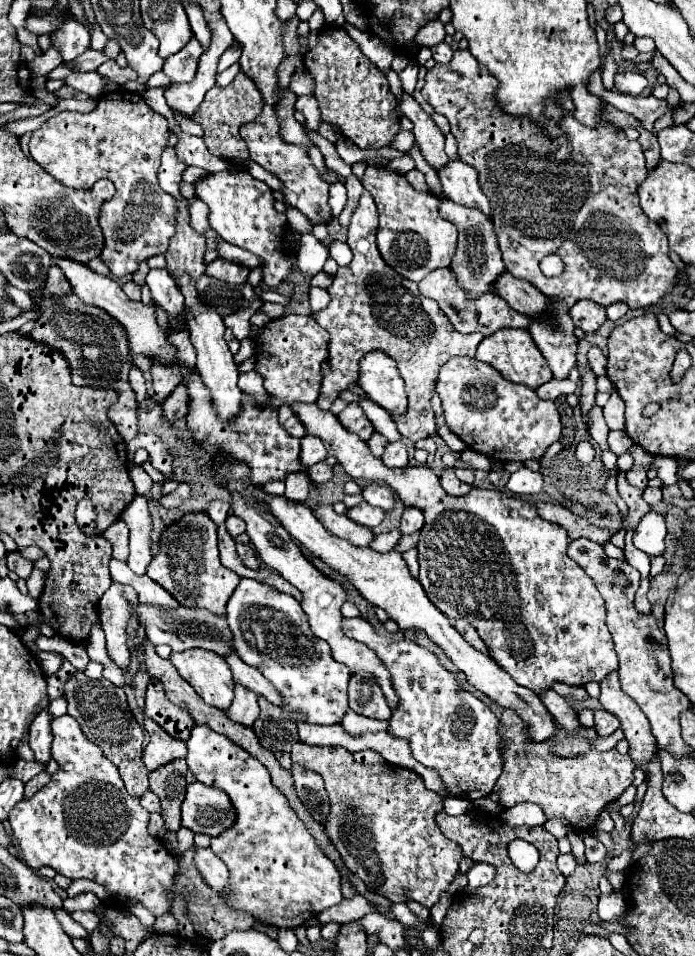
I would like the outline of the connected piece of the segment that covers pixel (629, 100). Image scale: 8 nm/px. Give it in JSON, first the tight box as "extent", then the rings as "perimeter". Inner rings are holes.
{"extent":[589,70,679,132],"perimeter":[[[597,70],[591,76],[589,90],[593,94],[601,94],[607,100],[607,104],[615,106],[617,110],[623,110],[623,112],[637,116],[649,132],[653,132],[653,124],[659,116],[673,114],[679,108],[679,106],[671,106],[667,100],[655,100],[653,94],[649,94],[649,96],[629,96],[629,94],[615,94],[611,90],[606,90],[603,88],[600,70]]]}

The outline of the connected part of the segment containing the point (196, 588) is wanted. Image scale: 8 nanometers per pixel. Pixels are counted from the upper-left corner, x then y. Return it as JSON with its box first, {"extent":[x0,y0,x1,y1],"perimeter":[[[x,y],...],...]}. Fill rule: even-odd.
{"extent":[147,514,241,616],"perimeter":[[[187,514],[179,522],[171,524],[159,540],[159,552],[151,560],[147,574],[171,592],[183,606],[193,606],[197,602],[199,608],[217,616],[225,616],[225,604],[241,580],[219,562],[217,526],[207,514]]]}

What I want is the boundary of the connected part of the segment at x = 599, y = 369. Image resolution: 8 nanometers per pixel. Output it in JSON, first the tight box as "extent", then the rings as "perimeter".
{"extent":[587,346,607,376],"perimeter":[[[591,346],[591,348],[589,348],[587,360],[589,360],[589,364],[591,364],[591,368],[593,368],[593,372],[595,372],[597,376],[603,376],[603,374],[605,374],[605,364],[607,364],[607,360],[605,360],[603,352],[601,352],[597,346]]]}

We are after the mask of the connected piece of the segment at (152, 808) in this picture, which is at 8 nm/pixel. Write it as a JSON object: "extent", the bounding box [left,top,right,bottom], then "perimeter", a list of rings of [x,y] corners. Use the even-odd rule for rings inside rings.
{"extent":[141,790,161,812],"perimeter":[[[147,790],[147,792],[141,796],[141,806],[143,806],[147,812],[159,812],[159,810],[161,810],[159,798],[157,798],[151,790]]]}

